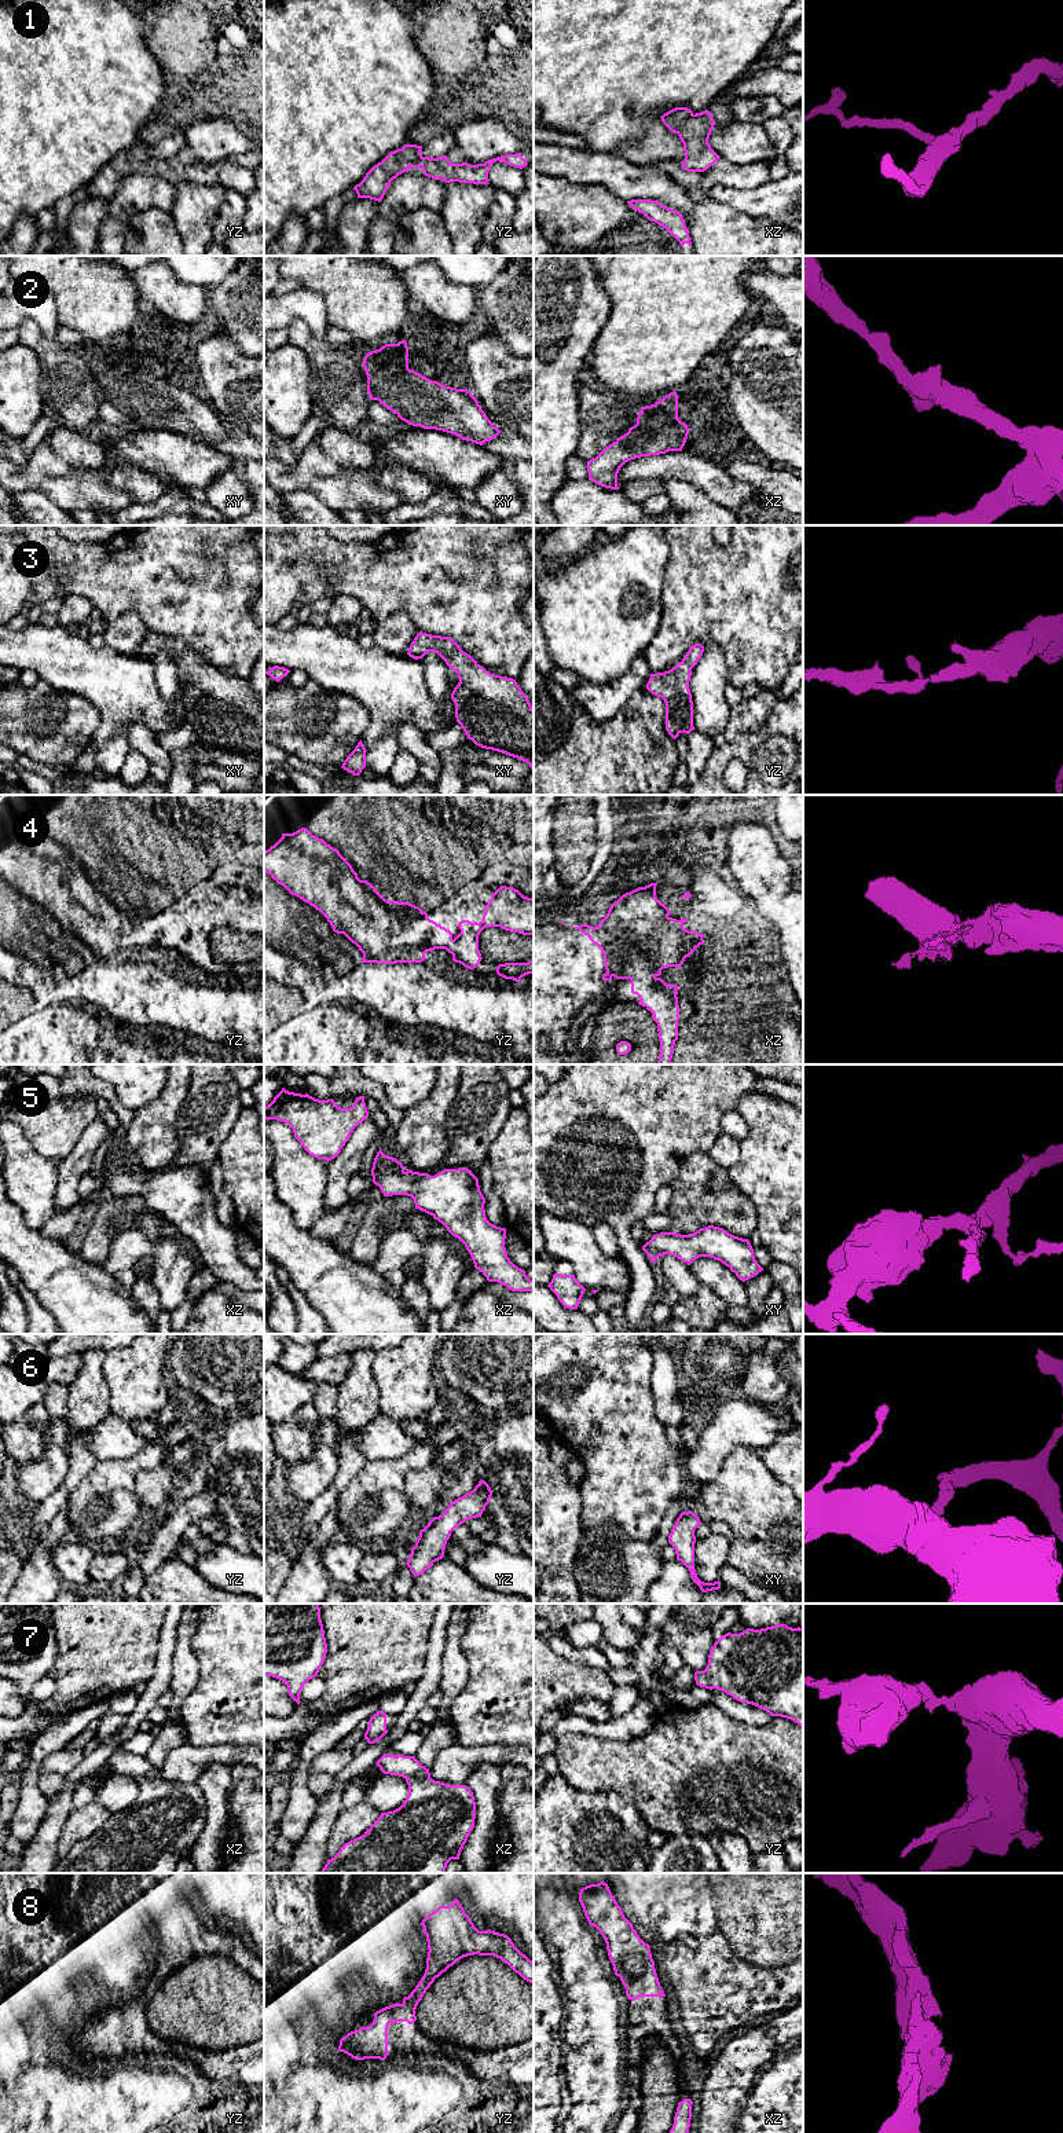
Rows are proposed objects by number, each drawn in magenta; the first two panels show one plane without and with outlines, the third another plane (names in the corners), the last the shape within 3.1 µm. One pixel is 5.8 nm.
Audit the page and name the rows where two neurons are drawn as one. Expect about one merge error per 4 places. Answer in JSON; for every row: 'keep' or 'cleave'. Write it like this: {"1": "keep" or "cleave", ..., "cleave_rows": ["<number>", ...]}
{"1": "keep", "2": "keep", "3": "keep", "4": "keep", "5": "keep", "6": "keep", "7": "keep", "8": "keep", "cleave_rows": []}

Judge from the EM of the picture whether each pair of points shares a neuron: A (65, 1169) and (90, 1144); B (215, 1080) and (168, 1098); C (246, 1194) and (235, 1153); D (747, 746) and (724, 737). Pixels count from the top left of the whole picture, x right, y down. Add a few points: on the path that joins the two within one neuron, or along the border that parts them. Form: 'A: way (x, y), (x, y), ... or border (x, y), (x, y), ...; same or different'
A: way (70, 1164), (84, 1150); same
B: border (191, 1078), (187, 1095), (175, 1121); different
C: way (246, 1184), (245, 1162); same
D: border (762, 725), (741, 730), (730, 741), (715, 747); different

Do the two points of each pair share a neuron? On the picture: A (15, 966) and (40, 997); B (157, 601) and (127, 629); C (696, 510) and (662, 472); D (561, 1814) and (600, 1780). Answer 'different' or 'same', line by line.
A: same
B: different
C: different
D: different

